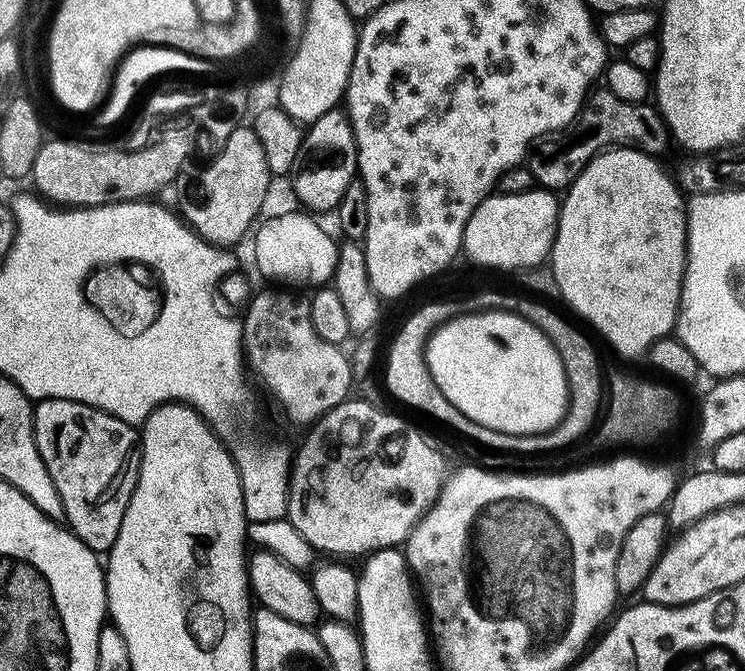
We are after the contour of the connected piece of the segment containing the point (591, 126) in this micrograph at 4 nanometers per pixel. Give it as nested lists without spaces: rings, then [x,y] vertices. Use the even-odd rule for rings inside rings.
[[[596,90],[584,103],[584,109],[576,121],[565,132],[547,136],[533,147],[526,167],[541,189],[553,194],[564,194],[574,186],[574,182],[584,172],[584,167],[602,152],[614,148],[633,148],[645,152],[647,156],[660,158],[668,144],[670,148],[670,133],[656,106],[648,102],[622,102],[622,98],[610,91]]]

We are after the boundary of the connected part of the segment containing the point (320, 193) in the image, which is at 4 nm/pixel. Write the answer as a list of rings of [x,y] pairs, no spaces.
[[[338,107],[330,114],[318,118],[304,133],[302,150],[298,154],[298,167],[290,183],[300,199],[299,207],[312,214],[335,213],[339,209],[346,190],[358,179],[358,142],[354,138],[354,126],[347,111]]]

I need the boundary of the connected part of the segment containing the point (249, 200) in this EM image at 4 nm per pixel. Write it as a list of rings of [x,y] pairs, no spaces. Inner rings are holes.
[[[255,127],[237,128],[219,151],[216,161],[204,172],[204,185],[200,193],[193,198],[192,204],[185,206],[183,215],[190,221],[192,231],[206,243],[232,250],[248,231],[248,235],[253,231],[254,225],[261,219],[260,211],[268,200],[274,177],[266,162],[266,150],[262,150],[262,142],[258,142]]]

